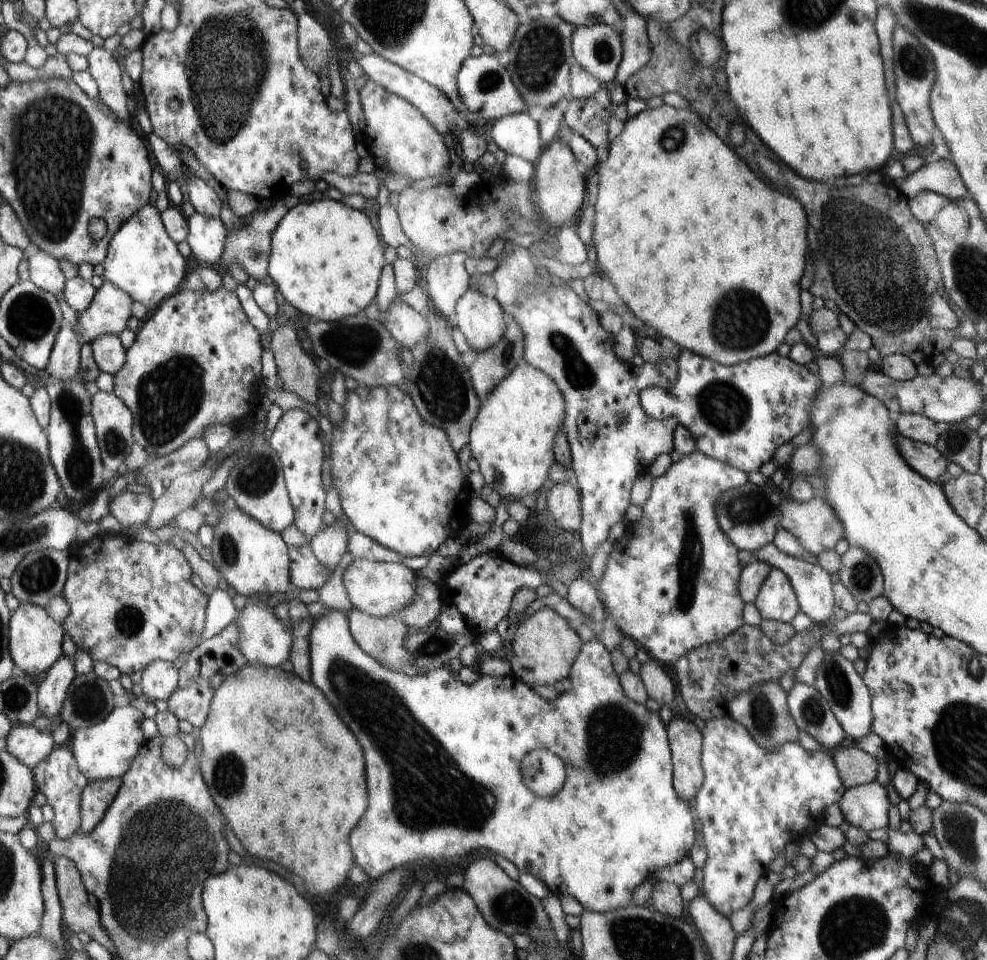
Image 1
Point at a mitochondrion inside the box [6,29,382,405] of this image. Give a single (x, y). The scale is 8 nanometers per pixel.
(51, 215)

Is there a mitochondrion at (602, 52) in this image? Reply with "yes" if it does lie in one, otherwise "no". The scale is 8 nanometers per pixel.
yes

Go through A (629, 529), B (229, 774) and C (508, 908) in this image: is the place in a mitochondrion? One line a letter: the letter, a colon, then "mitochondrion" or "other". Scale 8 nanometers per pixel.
A: other
B: mitochondrion
C: mitochondrion

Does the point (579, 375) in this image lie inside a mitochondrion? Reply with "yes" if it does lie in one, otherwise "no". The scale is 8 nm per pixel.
yes

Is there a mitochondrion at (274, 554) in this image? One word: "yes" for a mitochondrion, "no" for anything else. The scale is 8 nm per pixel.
no

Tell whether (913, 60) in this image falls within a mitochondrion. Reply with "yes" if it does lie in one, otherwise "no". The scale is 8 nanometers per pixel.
yes

